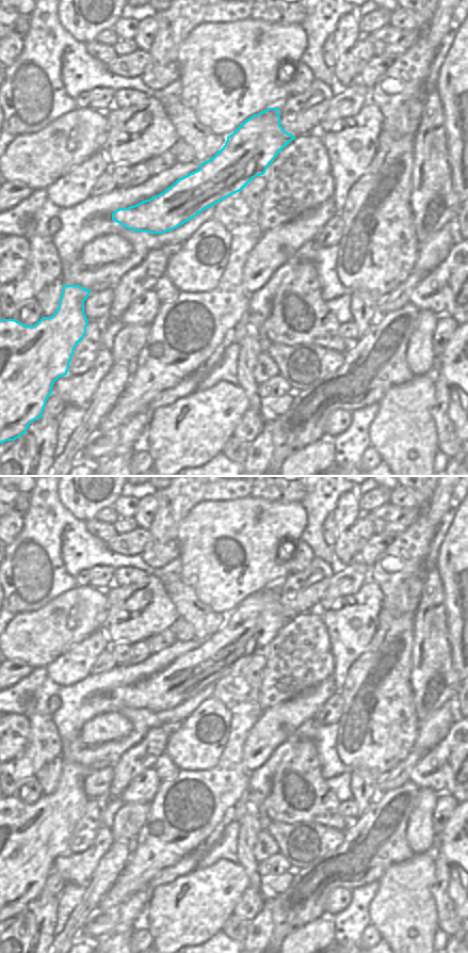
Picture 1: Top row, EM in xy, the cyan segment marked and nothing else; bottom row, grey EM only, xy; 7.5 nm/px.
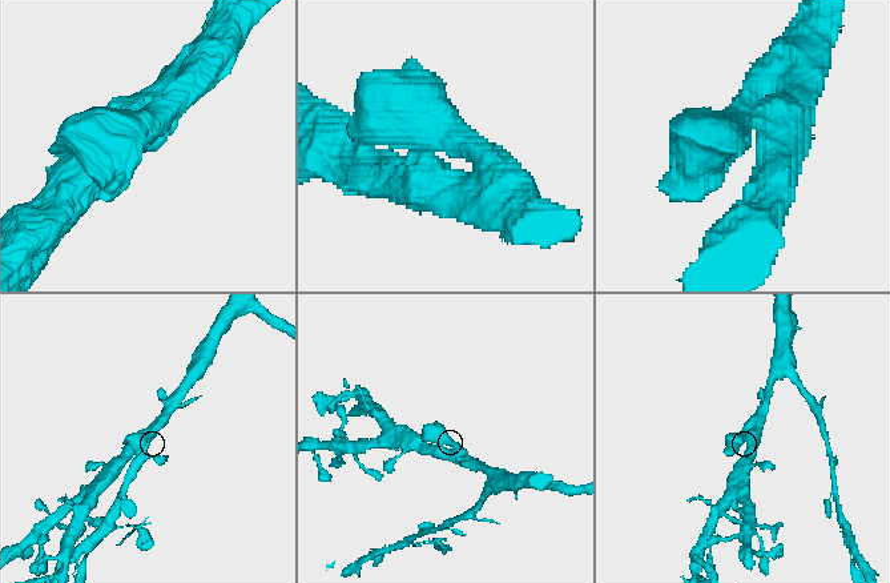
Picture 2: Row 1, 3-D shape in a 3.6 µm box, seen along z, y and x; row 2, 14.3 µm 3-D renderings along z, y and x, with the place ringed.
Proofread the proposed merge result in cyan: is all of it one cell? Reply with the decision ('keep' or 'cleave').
keep

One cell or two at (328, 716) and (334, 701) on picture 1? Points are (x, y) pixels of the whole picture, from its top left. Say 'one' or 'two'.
one

